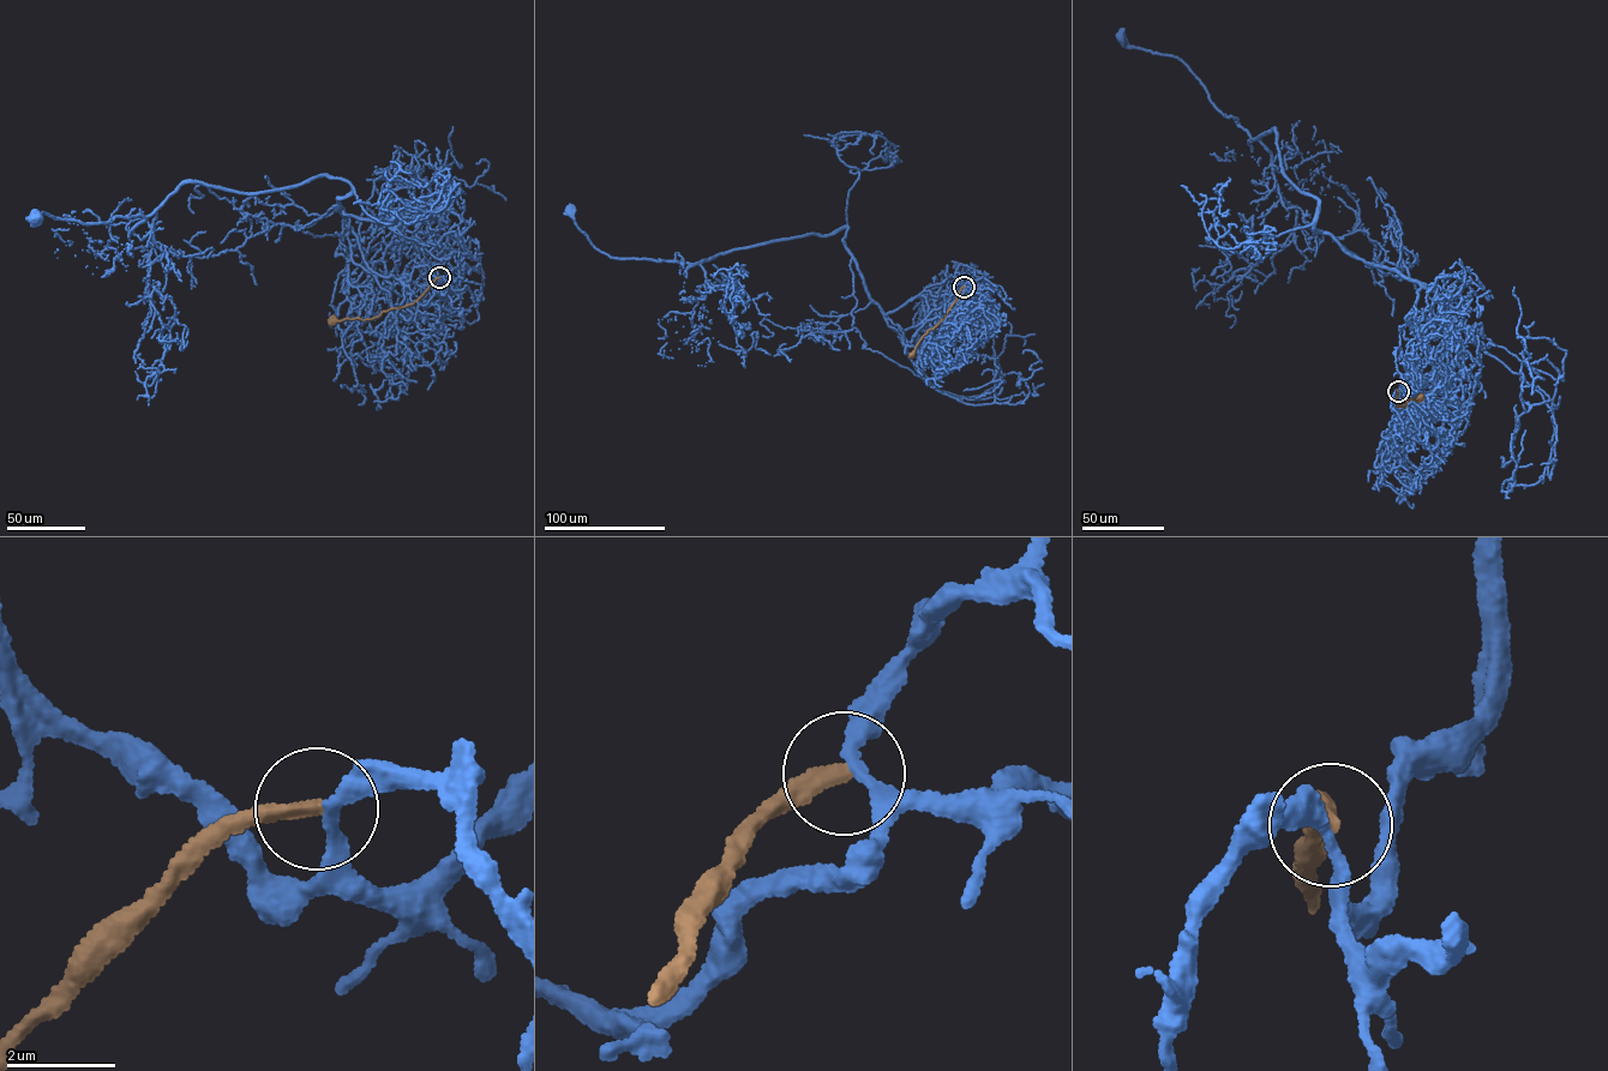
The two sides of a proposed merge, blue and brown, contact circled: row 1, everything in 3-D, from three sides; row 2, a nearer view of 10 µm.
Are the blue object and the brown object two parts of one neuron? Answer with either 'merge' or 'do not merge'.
do not merge

